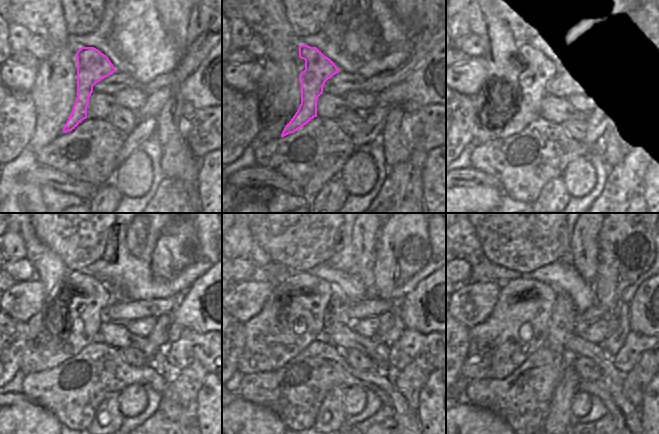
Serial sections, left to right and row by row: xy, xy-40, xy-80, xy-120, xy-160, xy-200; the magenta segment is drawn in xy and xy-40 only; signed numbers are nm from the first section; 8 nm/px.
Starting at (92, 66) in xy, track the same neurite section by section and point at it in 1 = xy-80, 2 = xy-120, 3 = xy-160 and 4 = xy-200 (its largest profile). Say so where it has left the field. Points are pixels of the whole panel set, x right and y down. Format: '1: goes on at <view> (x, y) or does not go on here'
1: goes on at xy-80 (540, 70)
2: goes on at xy-120 (90, 297)
3: goes on at xy-160 (301, 302)
4: goes on at xy-200 (519, 328)

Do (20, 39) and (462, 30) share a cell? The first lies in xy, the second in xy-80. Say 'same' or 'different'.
same

